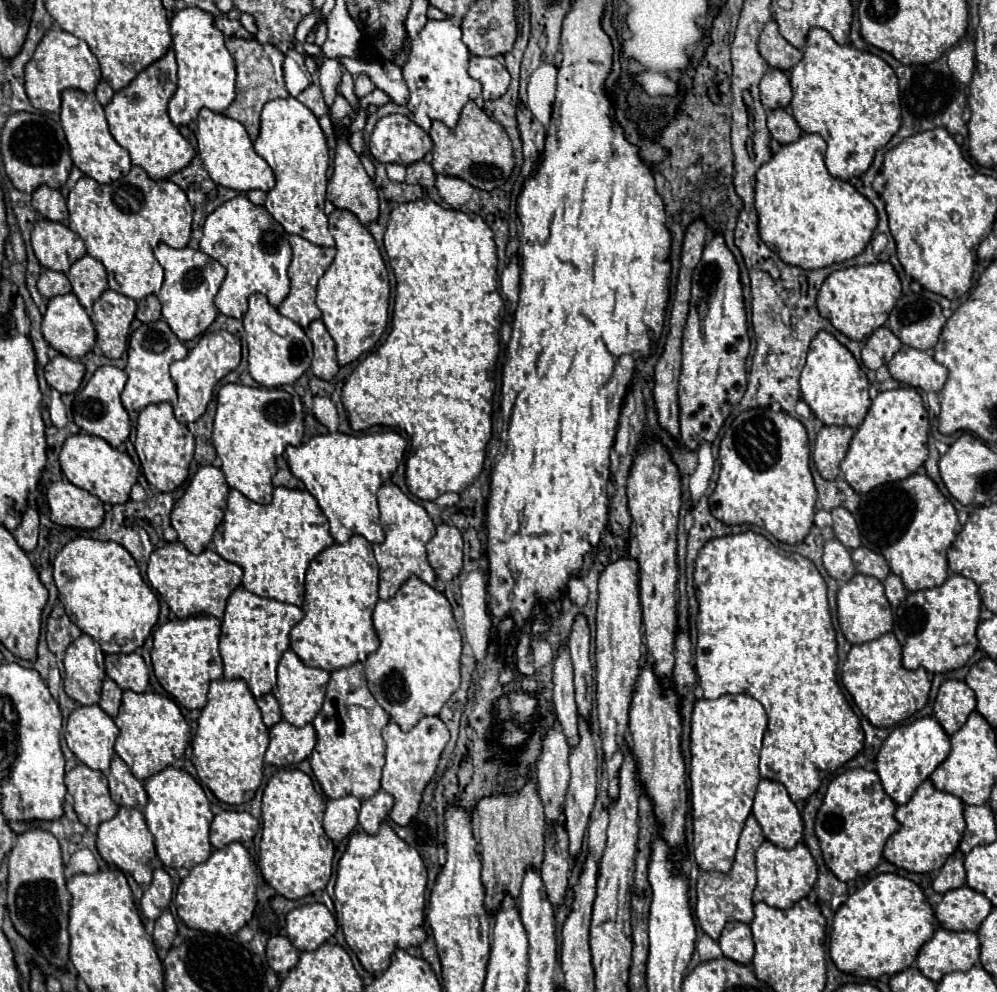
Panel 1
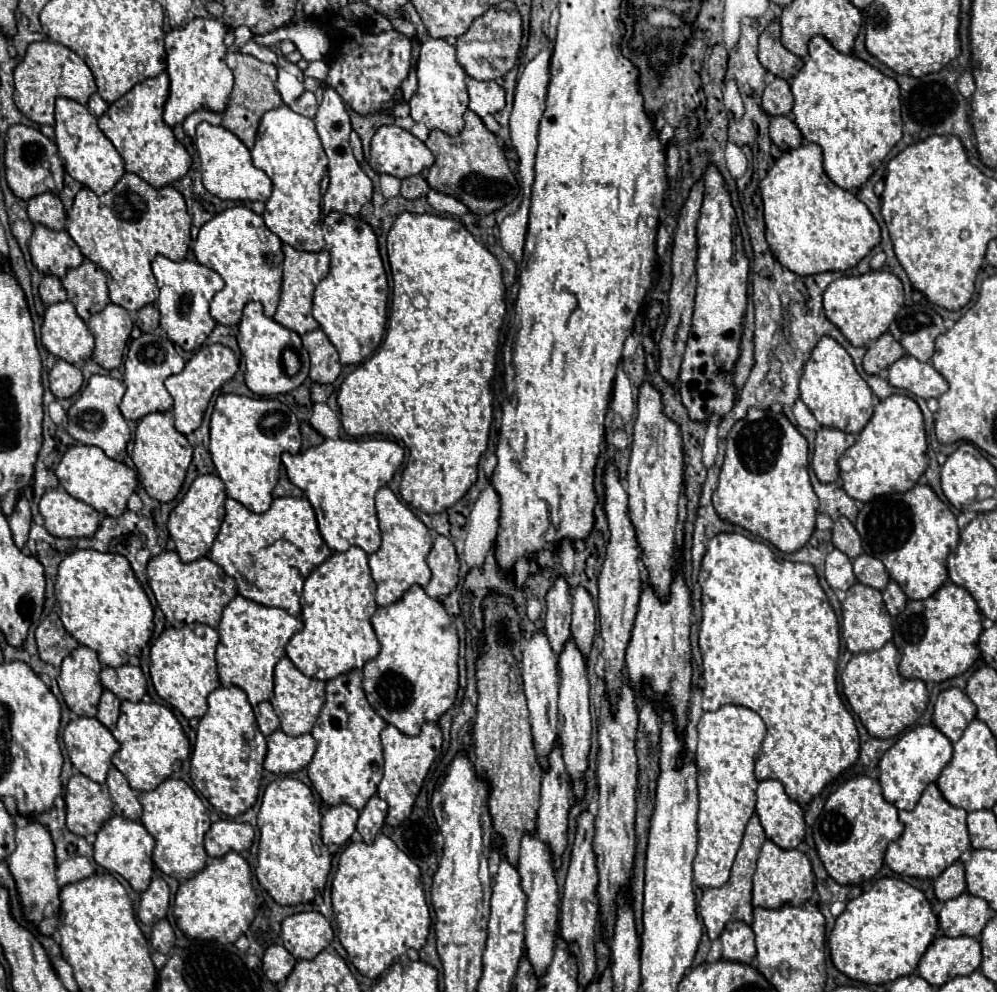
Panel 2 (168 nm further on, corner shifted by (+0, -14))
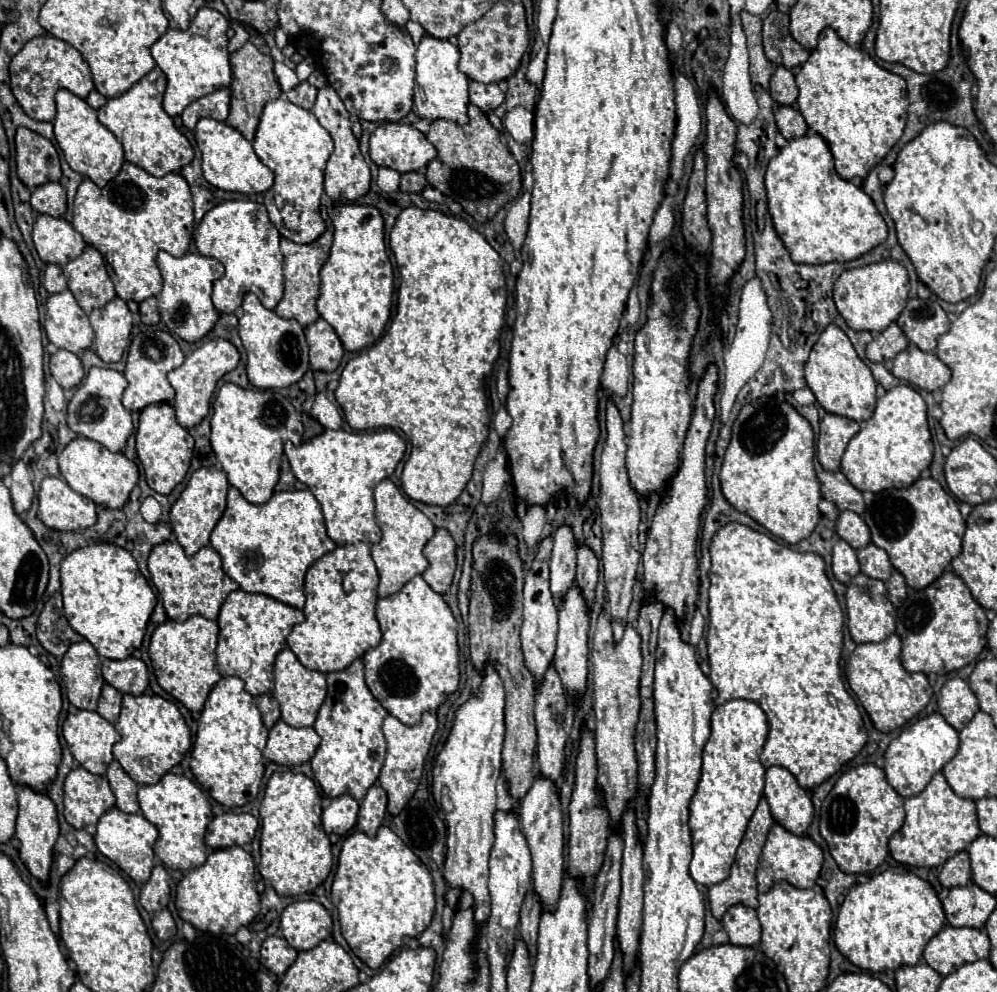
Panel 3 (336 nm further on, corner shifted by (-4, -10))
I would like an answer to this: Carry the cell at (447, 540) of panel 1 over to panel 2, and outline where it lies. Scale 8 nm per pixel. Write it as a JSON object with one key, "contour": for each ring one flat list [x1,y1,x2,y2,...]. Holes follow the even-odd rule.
{"contour":[[437,536,427,556,427,564,433,576,425,586,425,594,435,600,441,600,455,590,459,580,459,560,453,542,445,536]]}

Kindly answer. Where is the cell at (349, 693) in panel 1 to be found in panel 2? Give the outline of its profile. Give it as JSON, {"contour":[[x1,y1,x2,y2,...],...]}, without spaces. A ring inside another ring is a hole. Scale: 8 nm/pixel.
{"contour":[[351,670,347,674,341,674,341,676,325,682,327,684,325,704,311,730,311,736,317,740,317,752,311,760,311,764,307,766,309,780,315,786,315,790,319,792,319,796,323,798,323,802,327,802,329,806,345,802,345,804,353,806,355,810,361,810,365,806,367,798,371,798,377,792,379,780,383,778,383,748,381,748,379,734,387,726,387,722,367,702,365,692,361,688,361,676,363,676,361,670]]}

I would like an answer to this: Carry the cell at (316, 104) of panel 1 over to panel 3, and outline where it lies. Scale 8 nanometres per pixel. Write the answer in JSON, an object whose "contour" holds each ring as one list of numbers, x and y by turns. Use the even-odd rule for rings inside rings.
{"contour":[[301,82,297,88,289,90,285,96,287,96,287,100,291,100,297,106,301,106,305,110,313,110,315,98,317,98,317,88,311,86,309,82]]}

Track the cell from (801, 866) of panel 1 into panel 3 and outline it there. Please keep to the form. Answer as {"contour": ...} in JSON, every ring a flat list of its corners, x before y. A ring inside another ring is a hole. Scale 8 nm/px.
{"contour":[[775,824,769,830,767,842,763,846,759,866,757,866,757,888,759,892,771,890,777,882,789,882,795,888,813,888,823,864,821,848,807,836,795,836,783,826]]}

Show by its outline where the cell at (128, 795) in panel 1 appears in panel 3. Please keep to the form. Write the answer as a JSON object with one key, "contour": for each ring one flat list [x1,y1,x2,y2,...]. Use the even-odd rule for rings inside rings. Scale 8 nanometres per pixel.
{"contour":[[113,760,107,768,107,780,109,786,117,798,117,808,127,812,127,814,137,814,139,812,139,802,137,802,137,784,127,776,127,772,121,768,117,760]]}

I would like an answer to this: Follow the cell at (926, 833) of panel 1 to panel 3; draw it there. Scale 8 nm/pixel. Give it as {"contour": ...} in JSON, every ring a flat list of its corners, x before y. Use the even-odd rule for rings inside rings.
{"contour":[[937,772,927,788,913,798,905,798,905,824,889,840,891,856,905,866,935,868,953,858,957,852,969,848,969,844,981,834,977,826,975,802,959,798,941,772]]}

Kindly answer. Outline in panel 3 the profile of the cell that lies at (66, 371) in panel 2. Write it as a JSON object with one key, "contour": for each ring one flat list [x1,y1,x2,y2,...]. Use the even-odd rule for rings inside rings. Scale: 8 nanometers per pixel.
{"contour":[[57,350,57,354,51,356,49,362,53,378,63,386,63,388,75,388,81,384,85,372,81,366,81,360,77,354,69,350]]}

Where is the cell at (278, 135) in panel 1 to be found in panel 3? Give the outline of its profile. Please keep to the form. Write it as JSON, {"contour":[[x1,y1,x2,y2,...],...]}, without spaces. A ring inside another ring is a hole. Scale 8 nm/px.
{"contour":[[277,98,263,108,253,148,259,160,275,174,275,184,265,192,265,208,271,222,283,238,297,244,315,242,327,230,319,212,319,200,323,194,327,158,333,150,331,136,319,126,319,120,311,110,295,106,293,102,287,102,287,98]]}

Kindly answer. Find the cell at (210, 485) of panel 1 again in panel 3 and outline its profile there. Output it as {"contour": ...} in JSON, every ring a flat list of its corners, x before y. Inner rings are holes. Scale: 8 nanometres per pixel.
{"contour":[[215,466,199,468,191,474,187,488,177,498,177,502,171,506,171,528,175,532,177,542,183,546,183,550,189,558,195,552,199,552,203,546,209,546,209,536,227,506,227,490,229,490,229,482,227,482,227,474,223,470,219,470]]}

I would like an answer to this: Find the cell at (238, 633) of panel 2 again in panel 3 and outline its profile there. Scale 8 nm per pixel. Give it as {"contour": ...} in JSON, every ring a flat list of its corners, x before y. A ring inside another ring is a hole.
{"contour":[[235,590,227,596,221,606,219,624,219,644,217,644,217,668,221,676,237,676,245,682,245,690,253,696,261,696,273,690,273,662,277,654,287,648,285,638,297,622,303,622,301,610,291,608,275,598,263,594,249,594]]}

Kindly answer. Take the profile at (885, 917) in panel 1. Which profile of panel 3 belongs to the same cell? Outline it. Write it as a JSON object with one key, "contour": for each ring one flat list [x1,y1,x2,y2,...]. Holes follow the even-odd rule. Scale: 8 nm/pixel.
{"contour":[[897,866,869,878,869,882,865,884,855,884,849,890,837,914,835,946,851,964,855,964,861,970,867,970,867,972,899,970,901,966,915,966,923,956,925,944,943,926,945,926,945,912,935,890,929,886,929,882,921,880,919,876,905,870,903,866]]}

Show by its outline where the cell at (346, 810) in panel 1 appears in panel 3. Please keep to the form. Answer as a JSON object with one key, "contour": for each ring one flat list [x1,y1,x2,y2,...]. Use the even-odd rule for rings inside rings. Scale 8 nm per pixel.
{"contour":[[349,794,333,798,331,804,321,814,323,828,327,834,345,836,347,832,353,830,357,822,357,814,359,814,359,802]]}

